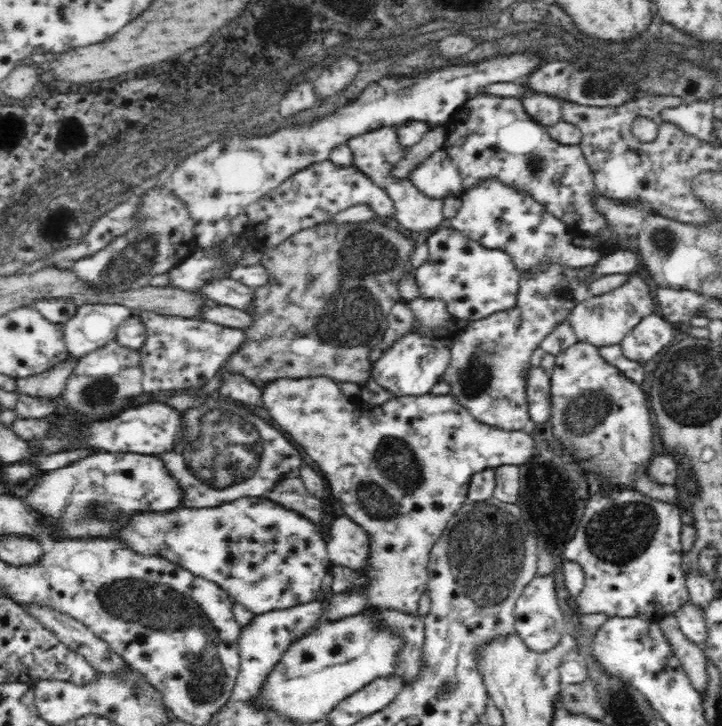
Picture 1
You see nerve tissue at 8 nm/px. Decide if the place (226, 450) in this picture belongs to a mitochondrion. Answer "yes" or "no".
yes

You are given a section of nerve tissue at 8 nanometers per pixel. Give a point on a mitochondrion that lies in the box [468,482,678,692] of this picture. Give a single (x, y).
(623, 533)

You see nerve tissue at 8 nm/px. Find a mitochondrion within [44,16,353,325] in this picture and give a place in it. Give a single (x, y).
(137, 256)

